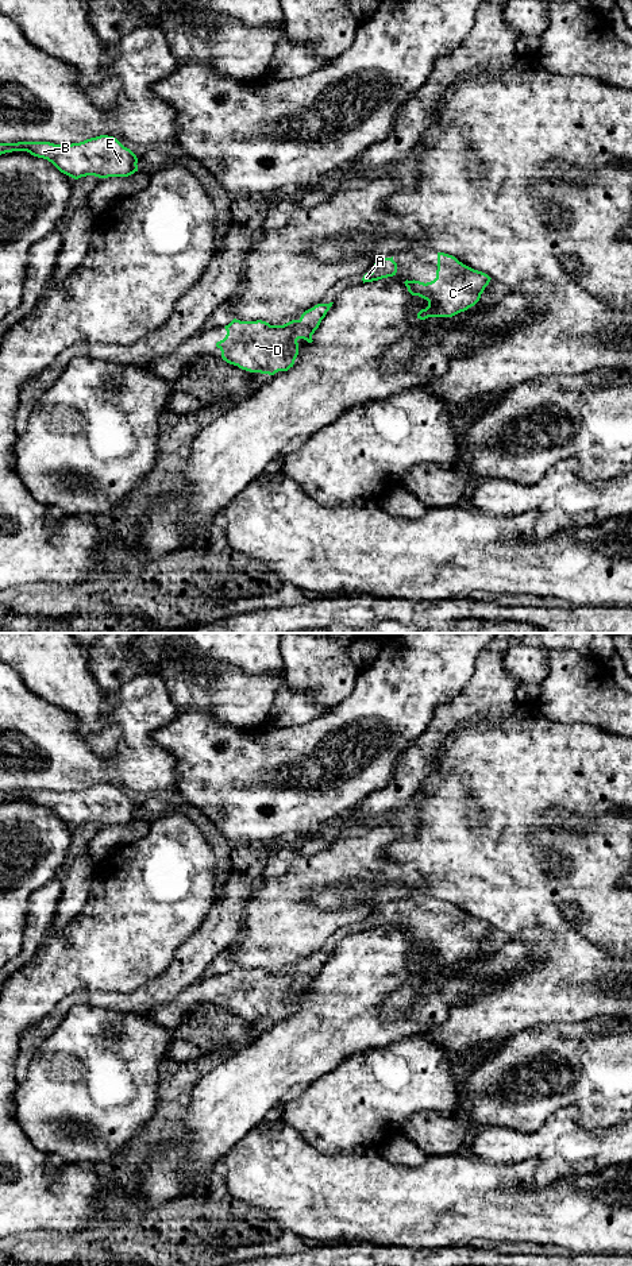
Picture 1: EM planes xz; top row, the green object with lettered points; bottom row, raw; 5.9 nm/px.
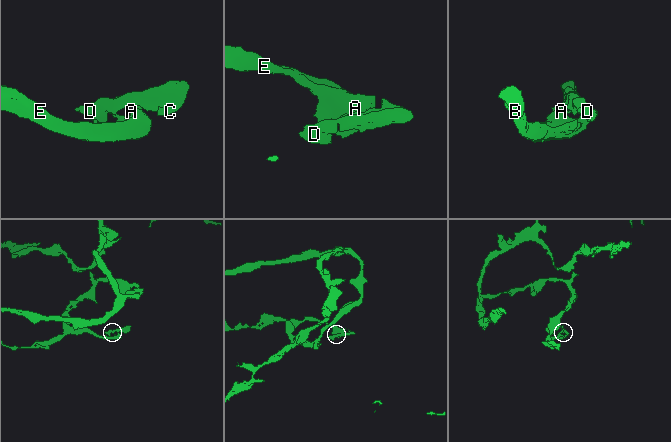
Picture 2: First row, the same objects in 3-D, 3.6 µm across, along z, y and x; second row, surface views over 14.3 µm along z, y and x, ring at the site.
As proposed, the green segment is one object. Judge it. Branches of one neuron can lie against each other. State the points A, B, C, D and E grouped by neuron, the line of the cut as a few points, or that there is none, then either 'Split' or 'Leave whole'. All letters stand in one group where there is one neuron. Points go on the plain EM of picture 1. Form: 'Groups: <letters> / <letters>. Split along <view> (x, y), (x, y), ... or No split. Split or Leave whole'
Groups: A B C D E. No split. Leave whole

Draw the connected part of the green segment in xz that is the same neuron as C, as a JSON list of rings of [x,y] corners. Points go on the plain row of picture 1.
[[[438,900],[436,926],[431,930],[405,929],[412,943],[428,949],[428,954],[417,961],[417,966],[452,965],[474,954],[490,930],[490,925],[474,918],[455,904]]]

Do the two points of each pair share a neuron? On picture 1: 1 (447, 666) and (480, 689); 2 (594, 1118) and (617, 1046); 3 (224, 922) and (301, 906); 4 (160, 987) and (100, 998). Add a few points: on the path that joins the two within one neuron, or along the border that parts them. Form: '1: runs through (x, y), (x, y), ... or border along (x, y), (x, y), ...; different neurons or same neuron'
1: border along (481, 652), (469, 682), (446, 703); different neurons
2: runs through (601, 1100), (611, 1077), (617, 1070), (617, 1064); same neuron
3: border along (259, 890), (246, 909), (243, 926), (228, 945); different neurons
4: runs through (145, 999), (115, 1000); same neuron

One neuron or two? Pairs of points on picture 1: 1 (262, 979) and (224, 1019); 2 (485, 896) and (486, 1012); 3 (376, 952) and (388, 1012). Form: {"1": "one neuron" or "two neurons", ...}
{"1": "two neurons", "2": "two neurons", "3": "two neurons"}

